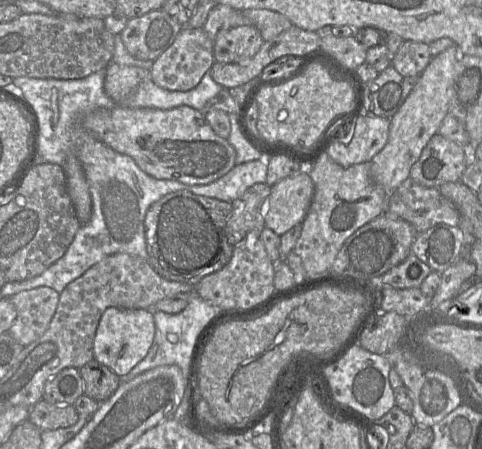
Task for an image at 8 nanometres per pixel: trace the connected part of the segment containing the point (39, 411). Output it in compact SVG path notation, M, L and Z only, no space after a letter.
M43 399L30 408L28 415L28 420L42 431L66 428L78 419L79 413L73 405L52 404Z

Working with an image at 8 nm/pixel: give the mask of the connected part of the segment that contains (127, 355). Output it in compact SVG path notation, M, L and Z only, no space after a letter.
M108 307L102 314L93 346L94 359L125 377L148 353L155 335L151 309Z

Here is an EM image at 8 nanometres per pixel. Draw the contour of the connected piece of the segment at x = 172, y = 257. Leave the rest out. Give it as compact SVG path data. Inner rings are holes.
M187 190L169 193L147 210L144 225L148 263L161 277L195 286L203 277L221 270L230 260L234 246L225 236L232 203L193 194Z

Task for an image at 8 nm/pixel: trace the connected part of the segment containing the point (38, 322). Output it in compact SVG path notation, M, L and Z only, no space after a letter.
M41 286L23 290L10 298L16 308L16 318L7 332L26 347L48 329L58 305L59 293Z

